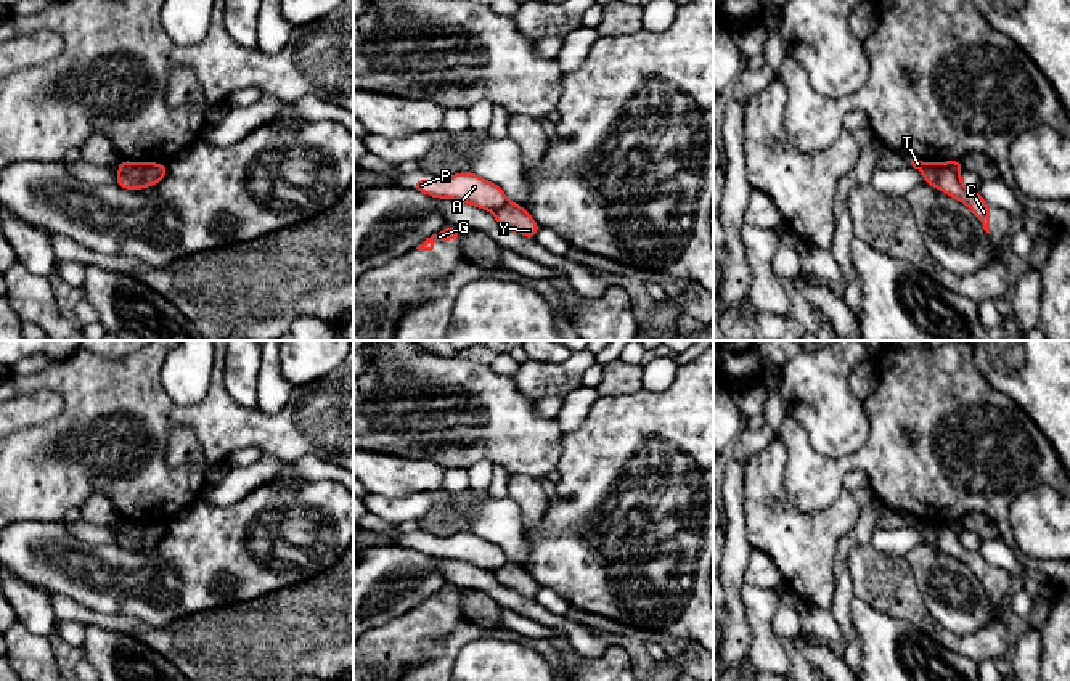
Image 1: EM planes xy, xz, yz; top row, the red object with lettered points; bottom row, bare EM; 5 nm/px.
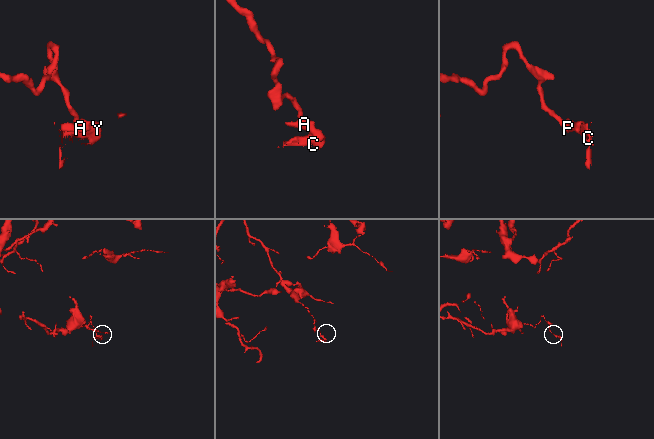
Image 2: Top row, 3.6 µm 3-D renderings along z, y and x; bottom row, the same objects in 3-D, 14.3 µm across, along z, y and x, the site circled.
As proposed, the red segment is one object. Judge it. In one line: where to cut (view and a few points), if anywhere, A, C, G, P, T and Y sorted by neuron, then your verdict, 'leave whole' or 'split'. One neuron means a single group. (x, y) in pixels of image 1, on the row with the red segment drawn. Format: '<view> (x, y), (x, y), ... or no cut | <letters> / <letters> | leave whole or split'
xy (143, 164), (142, 187) | A P T / C G Y | split

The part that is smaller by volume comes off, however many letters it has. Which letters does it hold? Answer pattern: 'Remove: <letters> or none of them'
Remove: C, G, Y

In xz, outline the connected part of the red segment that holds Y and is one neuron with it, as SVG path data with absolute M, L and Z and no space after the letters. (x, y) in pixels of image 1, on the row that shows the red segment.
M508 202L498 210L493 210L493 217L498 225L514 230L525 238L535 238L541 228L521 204L514 202Z

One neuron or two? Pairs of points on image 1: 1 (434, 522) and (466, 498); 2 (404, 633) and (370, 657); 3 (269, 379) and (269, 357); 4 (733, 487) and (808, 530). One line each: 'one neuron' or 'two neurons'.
1: one neuron
2: one neuron
3: one neuron
4: two neurons

